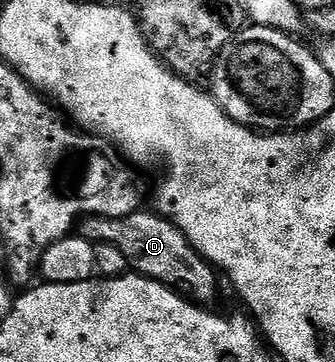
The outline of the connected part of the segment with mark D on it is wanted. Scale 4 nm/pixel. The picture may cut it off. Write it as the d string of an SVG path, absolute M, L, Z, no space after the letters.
M151 209L134 211L129 217L101 217L88 215L80 222L78 234L90 243L113 243L125 253L128 268L134 274L156 279L167 287L187 283L190 298L199 305L211 305L219 295L219 279L216 268L212 267L202 255L195 252L190 241L163 215Z

